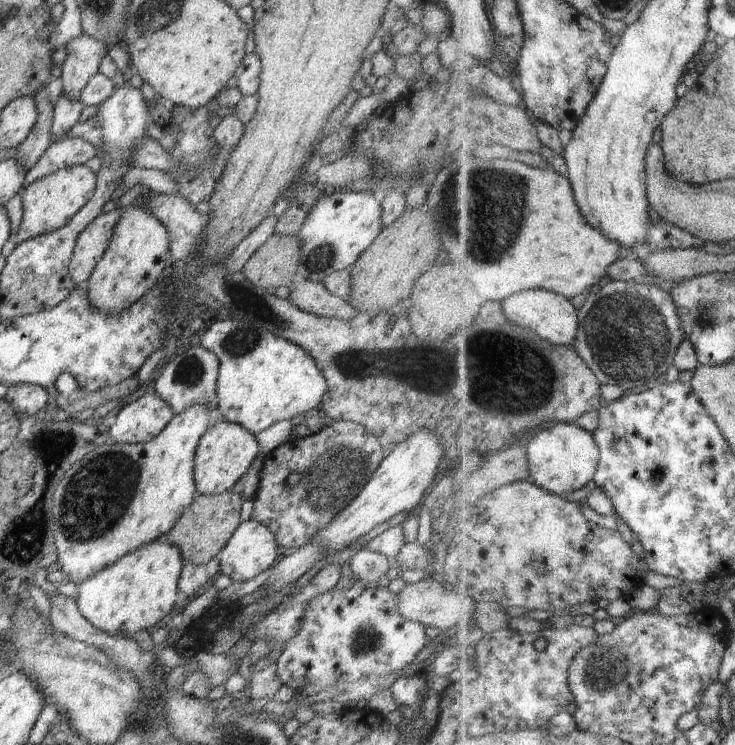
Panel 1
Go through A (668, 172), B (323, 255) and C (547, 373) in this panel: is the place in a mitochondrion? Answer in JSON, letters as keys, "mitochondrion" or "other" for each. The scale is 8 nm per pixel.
{"A":"other","B":"mitochondrion","C":"mitochondrion"}

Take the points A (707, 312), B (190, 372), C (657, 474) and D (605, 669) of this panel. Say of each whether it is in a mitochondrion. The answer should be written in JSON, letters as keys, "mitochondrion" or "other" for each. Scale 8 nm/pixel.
{"A":"mitochondrion","B":"mitochondrion","C":"mitochondrion","D":"mitochondrion"}

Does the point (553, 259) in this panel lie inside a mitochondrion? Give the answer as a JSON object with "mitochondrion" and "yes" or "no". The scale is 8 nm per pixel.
{"mitochondrion":"no"}

